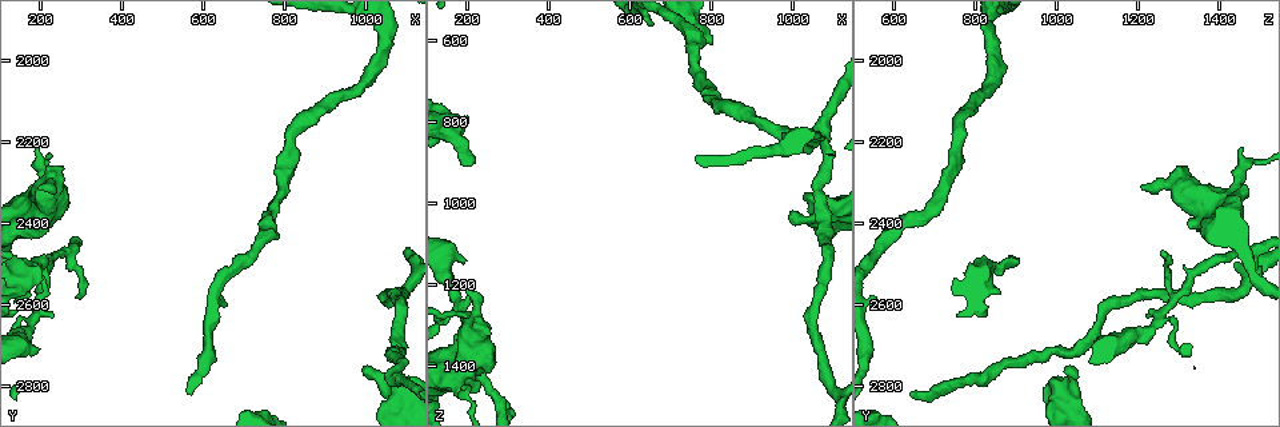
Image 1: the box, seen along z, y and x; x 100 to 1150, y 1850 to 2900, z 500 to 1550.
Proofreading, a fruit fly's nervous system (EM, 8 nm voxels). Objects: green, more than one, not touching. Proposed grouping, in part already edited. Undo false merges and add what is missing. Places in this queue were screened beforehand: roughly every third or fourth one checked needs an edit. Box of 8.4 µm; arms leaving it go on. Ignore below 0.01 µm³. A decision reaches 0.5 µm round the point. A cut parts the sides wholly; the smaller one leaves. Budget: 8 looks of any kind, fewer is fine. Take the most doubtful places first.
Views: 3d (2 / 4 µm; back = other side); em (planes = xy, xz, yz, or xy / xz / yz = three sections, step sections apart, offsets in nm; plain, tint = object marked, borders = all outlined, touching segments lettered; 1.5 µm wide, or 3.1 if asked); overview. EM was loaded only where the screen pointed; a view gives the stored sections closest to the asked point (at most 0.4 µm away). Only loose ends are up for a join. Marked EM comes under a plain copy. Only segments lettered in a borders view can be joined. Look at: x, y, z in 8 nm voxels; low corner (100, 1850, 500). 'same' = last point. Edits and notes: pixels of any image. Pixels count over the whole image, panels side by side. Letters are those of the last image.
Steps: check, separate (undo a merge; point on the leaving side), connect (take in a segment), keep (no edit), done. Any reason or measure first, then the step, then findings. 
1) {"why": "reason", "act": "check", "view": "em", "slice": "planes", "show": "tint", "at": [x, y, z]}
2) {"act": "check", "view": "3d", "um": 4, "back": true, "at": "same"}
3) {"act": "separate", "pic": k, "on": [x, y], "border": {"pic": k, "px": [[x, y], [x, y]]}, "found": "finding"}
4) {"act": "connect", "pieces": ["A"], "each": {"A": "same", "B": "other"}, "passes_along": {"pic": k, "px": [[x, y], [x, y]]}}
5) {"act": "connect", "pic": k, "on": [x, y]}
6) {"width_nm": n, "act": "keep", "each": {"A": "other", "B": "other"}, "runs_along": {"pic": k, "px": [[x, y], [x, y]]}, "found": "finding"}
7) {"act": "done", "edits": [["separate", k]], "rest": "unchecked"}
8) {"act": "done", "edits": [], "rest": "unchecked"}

{"why": "branch stops here", "act": "check", "view": "3d", "um": 2, "back": true, "at": [990, 2760, 1030]}

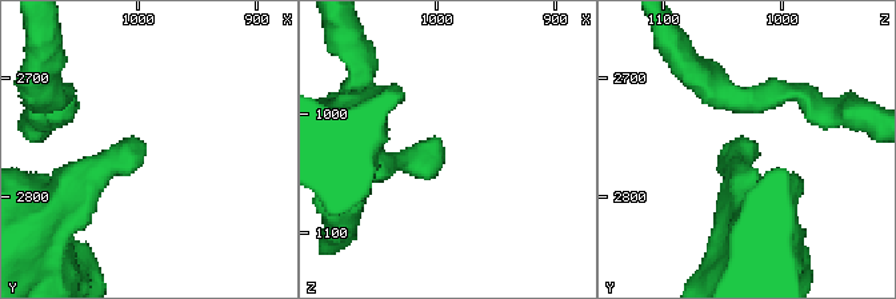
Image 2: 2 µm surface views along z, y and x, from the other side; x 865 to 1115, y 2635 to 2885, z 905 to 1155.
{"why": "need the tissue", "act": "check", "view": "em", "slice": "planes", "show": "borders", "at": [990, 2758, 1032]}

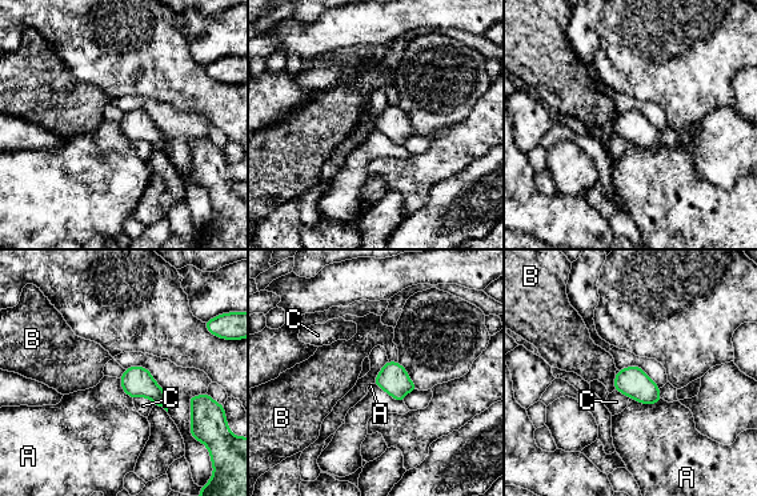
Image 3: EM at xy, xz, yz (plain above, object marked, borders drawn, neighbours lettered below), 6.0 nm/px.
{"act": "keep", "each": {"A": "other", "B": "other", "C": "other"}, "border": {"pic": 3, "px": [[629, 398], [641, 403], [660, 400]]}, "found": "none of them fits"}

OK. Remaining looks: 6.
{"why": "an open end", "act": "check", "view": "3d", "um": 4, "back": true, "at": [215, 2490, 900]}

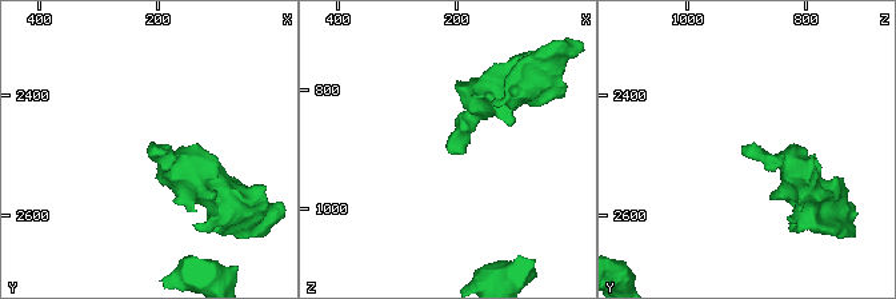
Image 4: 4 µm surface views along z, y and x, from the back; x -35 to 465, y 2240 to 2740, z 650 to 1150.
{"why": "shape alone is not enough", "act": "check", "view": "em", "slice": "xz", "step": 8, "show": "tint", "at": [215, 2485, 900]}

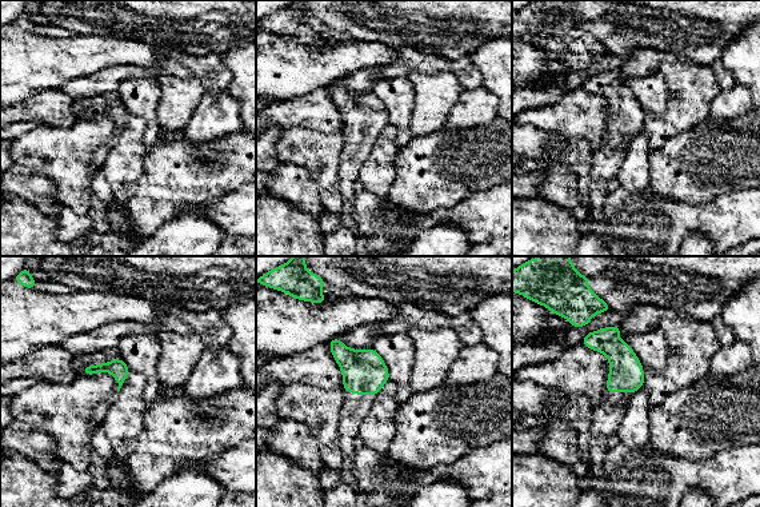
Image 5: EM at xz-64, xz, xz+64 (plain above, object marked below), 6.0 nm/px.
{"act": "check", "view": "em", "slice": "planes", "show": "borders", "at": "same"}

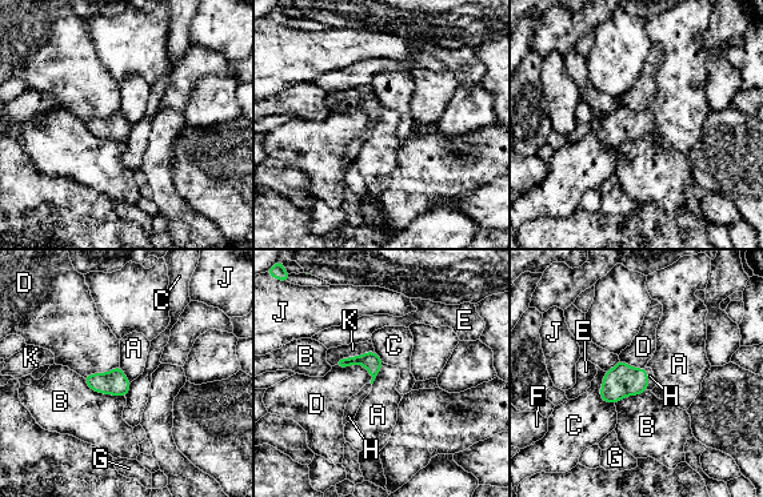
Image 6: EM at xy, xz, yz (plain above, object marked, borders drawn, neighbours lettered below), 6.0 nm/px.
{"width_nm": 110, "act": "connect", "pieces": ["H"], "each": {"A": "other", "B": "other", "C": "other", "D": "other", "E": "other", "F": "other", "G": "other", "H": "same", "J": "other", "K": "other"}, "passes_along": {"pic": 6, "px": [[623, 380], [647, 379], [651, 379]]}, "found": "the neuron continues"}

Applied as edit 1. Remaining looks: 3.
{"act": "check", "view": "overview"}

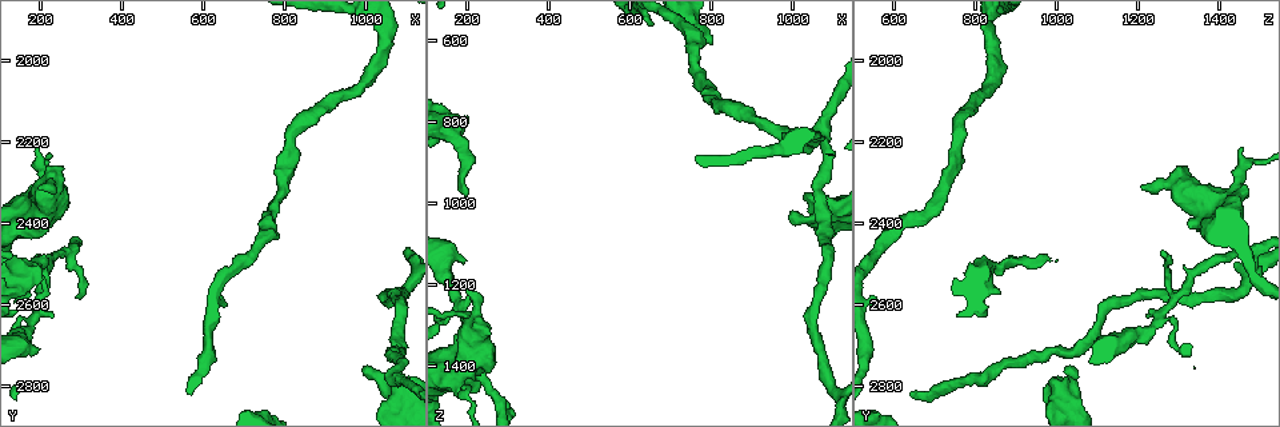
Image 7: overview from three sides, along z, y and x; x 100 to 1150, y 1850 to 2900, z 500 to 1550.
{"why": "thin arm on a thick one", "act": "check", "view": "em", "slice": "yz", "step": 4, "show": "borders", "at": [180, 2640, 1245]}

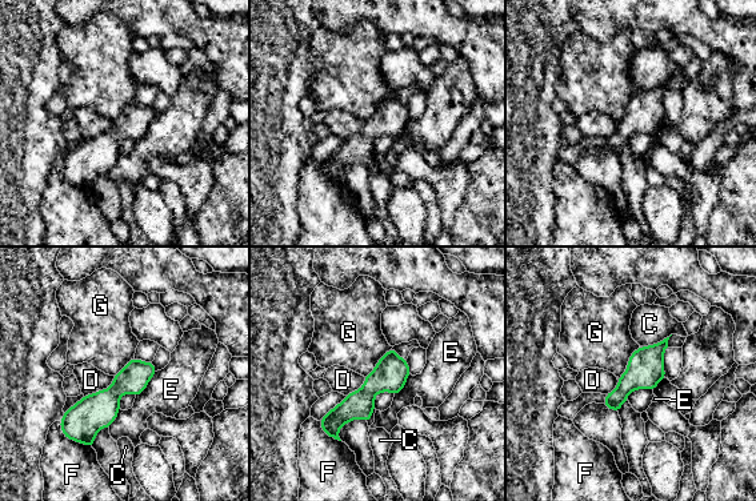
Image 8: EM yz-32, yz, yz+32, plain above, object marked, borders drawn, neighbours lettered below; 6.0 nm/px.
{"act": "check", "view": "em", "slice": "xy", "step": 4, "show": "borders", "at": "same"}

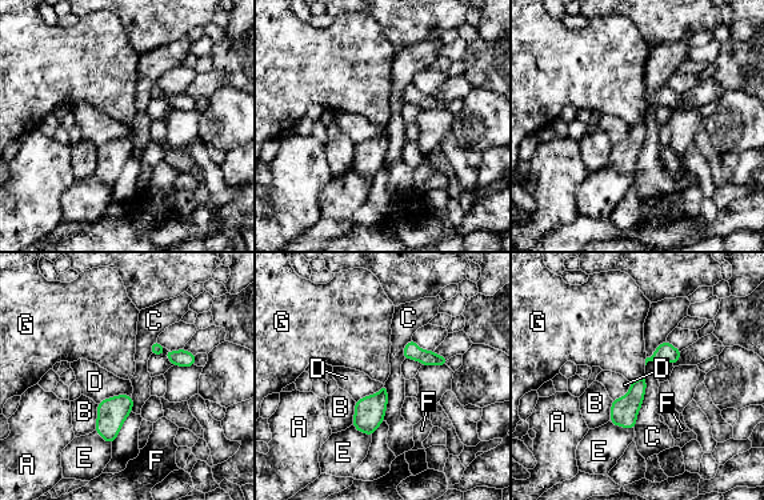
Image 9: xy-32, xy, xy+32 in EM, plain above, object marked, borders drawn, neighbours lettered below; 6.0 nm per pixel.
{"width_nm": 50, "act": "keep", "each": {"A": "other", "B": "other", "C": "other", "D": "other", "E": "other", "F": "other", "G": "other"}, "border": {"pic": 9, "px": [[644, 374], [631, 382]]}, "found": "continuous, no second neuron"}

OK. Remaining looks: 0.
{"act": "done", "edits": [["connect", 6]], "rest": "unchecked"}

